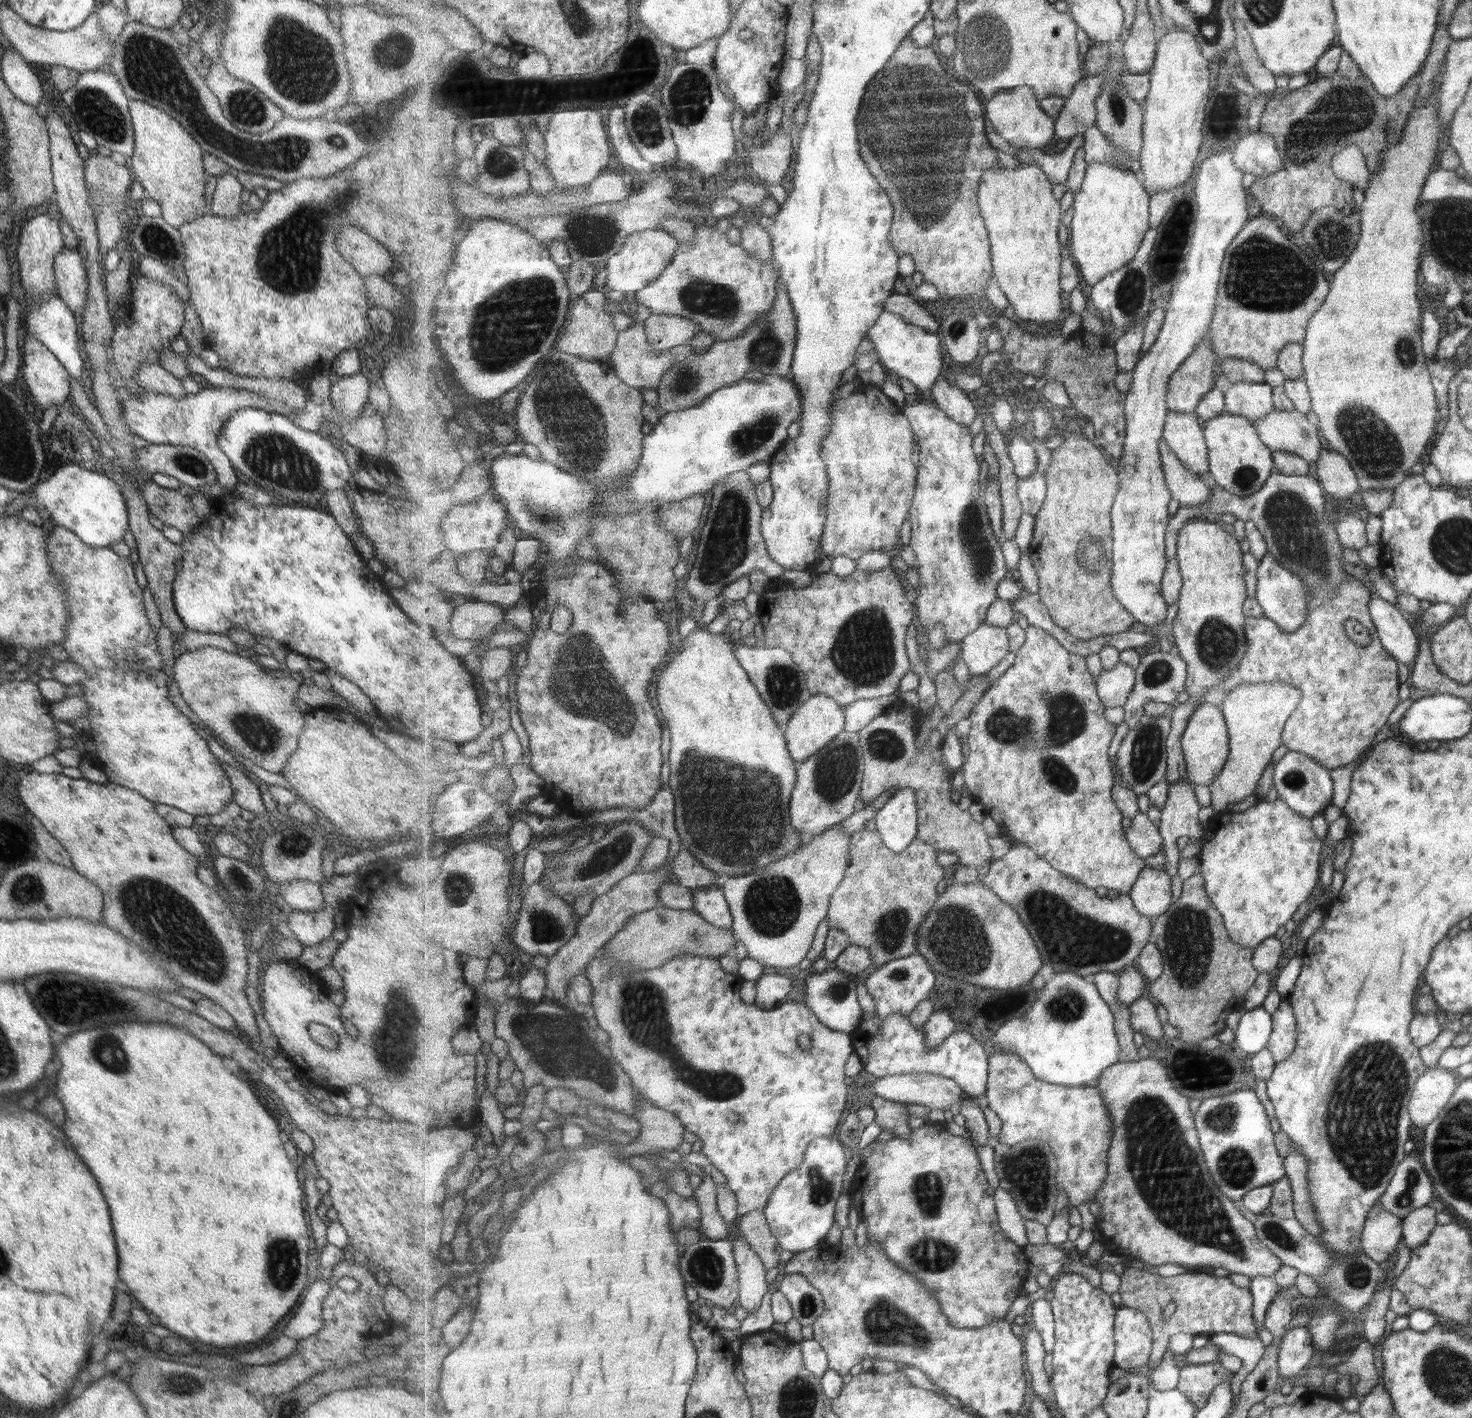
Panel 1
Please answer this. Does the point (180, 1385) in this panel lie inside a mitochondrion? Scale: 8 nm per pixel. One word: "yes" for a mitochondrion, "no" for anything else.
yes

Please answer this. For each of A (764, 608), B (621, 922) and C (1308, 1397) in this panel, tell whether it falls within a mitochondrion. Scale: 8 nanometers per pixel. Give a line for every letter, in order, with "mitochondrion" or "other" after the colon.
A: other
B: other
C: other

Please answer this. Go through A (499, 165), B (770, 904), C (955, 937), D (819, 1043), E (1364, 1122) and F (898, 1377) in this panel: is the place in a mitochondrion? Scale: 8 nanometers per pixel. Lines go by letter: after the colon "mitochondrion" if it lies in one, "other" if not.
A: mitochondrion
B: mitochondrion
C: mitochondrion
D: other
E: mitochondrion
F: other

